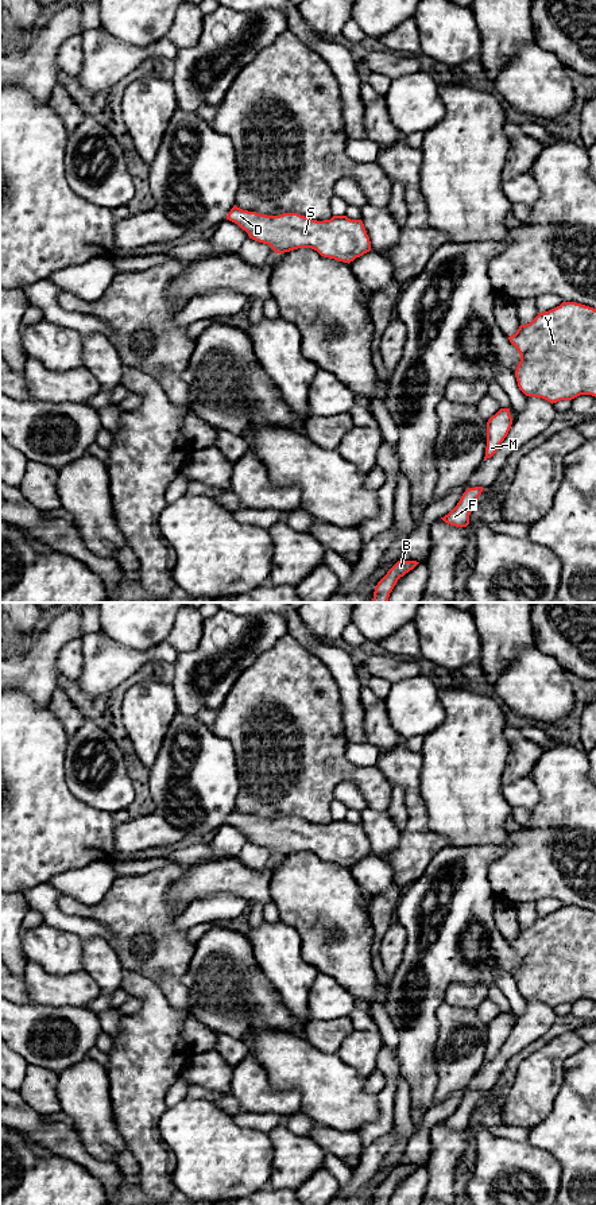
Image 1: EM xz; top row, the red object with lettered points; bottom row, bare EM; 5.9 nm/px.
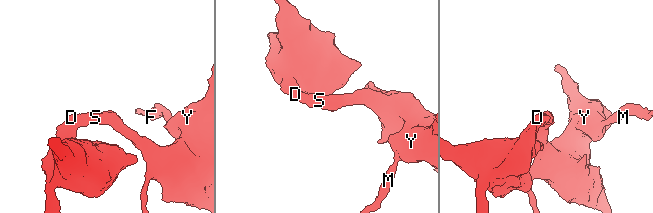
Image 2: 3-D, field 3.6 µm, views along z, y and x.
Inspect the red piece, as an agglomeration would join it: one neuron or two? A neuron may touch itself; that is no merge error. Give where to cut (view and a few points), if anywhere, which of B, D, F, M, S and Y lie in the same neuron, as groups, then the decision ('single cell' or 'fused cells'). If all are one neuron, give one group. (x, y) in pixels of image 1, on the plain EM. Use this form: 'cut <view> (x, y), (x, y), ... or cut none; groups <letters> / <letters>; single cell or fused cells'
cut none; groups B D F M S Y; single cell

